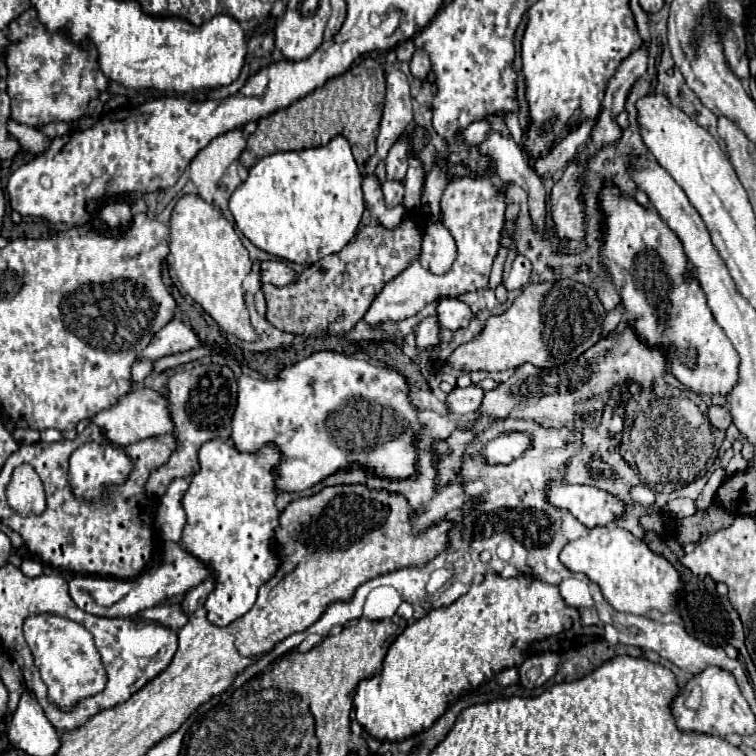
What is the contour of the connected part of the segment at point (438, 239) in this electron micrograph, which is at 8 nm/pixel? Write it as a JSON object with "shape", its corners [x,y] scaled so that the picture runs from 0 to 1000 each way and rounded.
{"shape":[[[585,291],[571,294],[558,317],[558,336],[556,349],[566,354],[571,362],[590,362],[603,341],[603,320],[585,296]]]}

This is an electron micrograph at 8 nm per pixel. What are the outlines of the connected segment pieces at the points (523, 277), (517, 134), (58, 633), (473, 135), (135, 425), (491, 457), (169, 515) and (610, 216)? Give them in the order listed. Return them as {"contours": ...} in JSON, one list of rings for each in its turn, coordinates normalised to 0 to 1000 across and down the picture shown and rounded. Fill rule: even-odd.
{"contours":[[[[683,339],[677,354],[675,354],[675,362],[667,373],[669,384],[677,386],[683,381],[690,381],[698,376],[698,368],[701,368],[701,360],[704,360],[704,352],[701,352],[701,344],[693,341],[693,339]]],[[[683,149],[681,153],[679,153],[677,156],[669,156],[668,152],[667,160],[683,190],[685,190],[685,193],[690,193],[690,185],[694,175],[692,175],[688,167],[685,149]]],[[[53,812],[34,820],[32,841],[45,865],[45,876],[56,892],[56,899],[63,907],[63,923],[69,931],[93,939],[114,921],[124,921],[138,913],[140,889],[124,854],[124,844],[111,828],[82,815]]],[[[632,159],[632,161],[619,164],[614,172],[608,172],[606,183],[611,183],[622,193],[630,193],[632,188],[640,185],[640,180],[646,177],[646,172],[648,172],[648,164],[643,159]]],[[[185,513],[185,516],[169,519],[167,524],[156,529],[153,537],[130,545],[122,558],[132,563],[135,574],[143,582],[161,587],[161,590],[172,590],[198,577],[214,577],[214,574],[230,571],[230,558],[225,553],[225,532],[220,532],[220,524],[204,519],[201,513]]],[[[675,571],[675,574],[664,574],[656,582],[646,585],[643,593],[638,595],[638,601],[651,614],[672,614],[680,606],[685,606],[698,590],[701,590],[698,574]]],[[[233,632],[222,643],[220,653],[212,659],[206,693],[217,714],[235,717],[241,712],[241,696],[246,693],[246,677],[241,675],[241,653],[246,653],[246,643],[246,632]]],[[[815,246],[796,249],[794,272],[802,283],[796,341],[847,450],[878,460],[886,492],[915,519],[963,524],[976,508],[976,466],[947,429],[923,370],[905,368],[910,354],[897,312],[868,280],[828,262]]]]}

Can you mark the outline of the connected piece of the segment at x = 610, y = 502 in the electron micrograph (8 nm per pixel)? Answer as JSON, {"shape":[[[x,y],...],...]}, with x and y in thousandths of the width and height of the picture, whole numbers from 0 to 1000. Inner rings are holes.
{"shape":[[[733,640],[725,646],[725,661],[735,672],[757,677],[772,696],[802,696],[825,683],[828,667],[812,653],[788,643],[754,643]]]}

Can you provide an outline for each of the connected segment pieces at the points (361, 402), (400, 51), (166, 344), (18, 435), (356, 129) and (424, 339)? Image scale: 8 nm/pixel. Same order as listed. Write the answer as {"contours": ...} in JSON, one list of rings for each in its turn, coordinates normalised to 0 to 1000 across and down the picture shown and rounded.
{"contours":[[[[415,466],[413,471],[376,487],[362,503],[352,503],[352,500],[331,500],[331,497],[317,497],[315,500],[315,534],[312,534],[312,545],[307,553],[307,582],[312,587],[312,593],[317,598],[339,598],[347,587],[352,585],[365,585],[368,595],[373,598],[373,614],[365,619],[365,646],[370,651],[399,651],[415,640],[421,640],[426,632],[431,632],[434,627],[442,627],[450,619],[460,619],[466,611],[476,611],[492,622],[497,622],[500,630],[511,630],[511,632],[537,632],[537,630],[548,630],[548,608],[550,608],[550,598],[548,598],[548,577],[553,574],[556,563],[550,556],[550,540],[540,532],[540,508],[537,500],[516,487],[497,487],[481,476],[471,476],[466,471],[455,471],[447,466]]],[[[540,53],[540,56],[532,56],[526,63],[524,63],[524,74],[526,74],[526,82],[540,82],[542,77],[545,77],[545,71],[548,71],[548,58],[545,58],[545,53]]],[[[228,423],[209,442],[204,442],[201,452],[183,468],[183,474],[198,474],[206,479],[217,471],[254,463],[262,455],[265,455],[265,450],[249,426]]],[[[21,569],[19,571],[19,579],[26,587],[42,587],[42,585],[50,585],[53,582],[53,574],[48,569]]],[[[479,77],[452,101],[437,103],[429,116],[421,116],[381,143],[341,159],[339,175],[331,177],[325,196],[317,204],[317,217],[331,225],[344,209],[354,204],[429,193],[442,180],[452,177],[463,188],[471,214],[479,220],[497,198],[497,177],[508,143],[508,119],[511,108],[505,87],[492,77]]],[[[577,418],[558,421],[558,423],[548,431],[548,444],[550,444],[550,458],[553,458],[556,463],[571,463],[571,460],[577,460],[579,452],[582,452],[579,421],[577,421]]]]}

